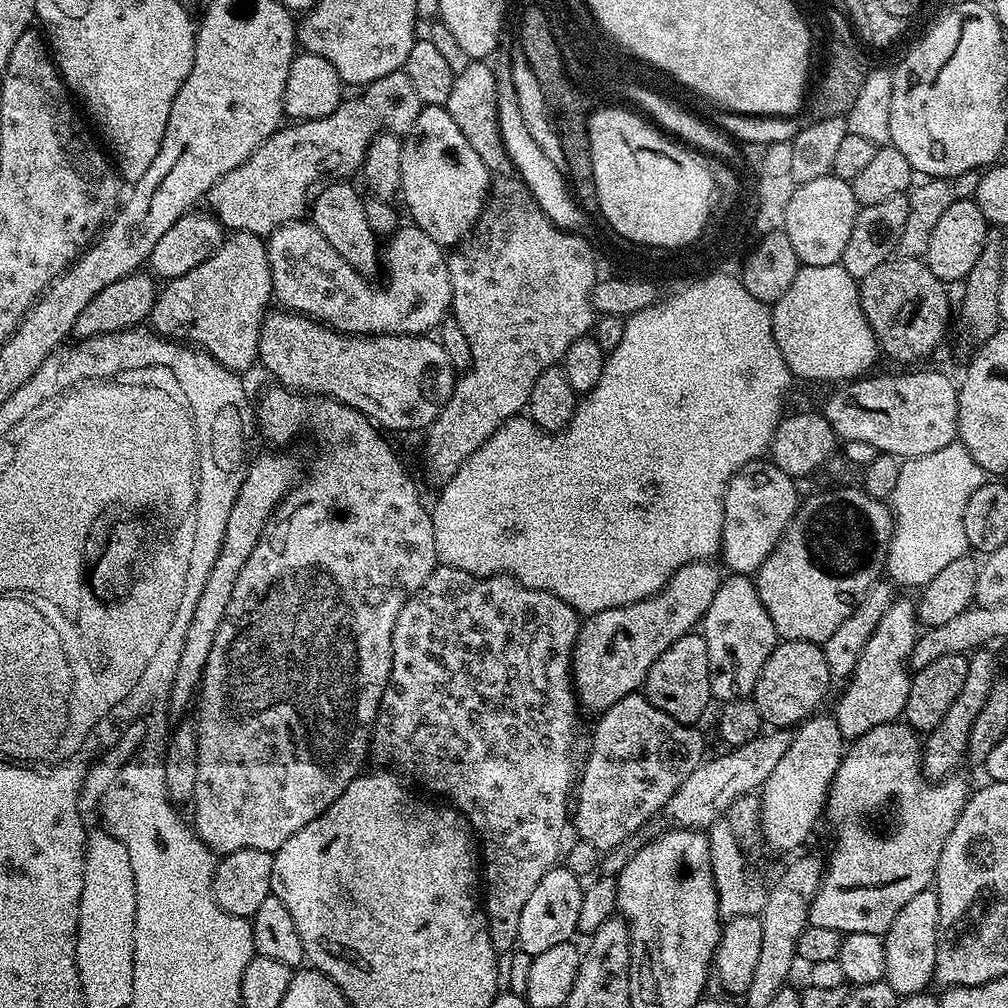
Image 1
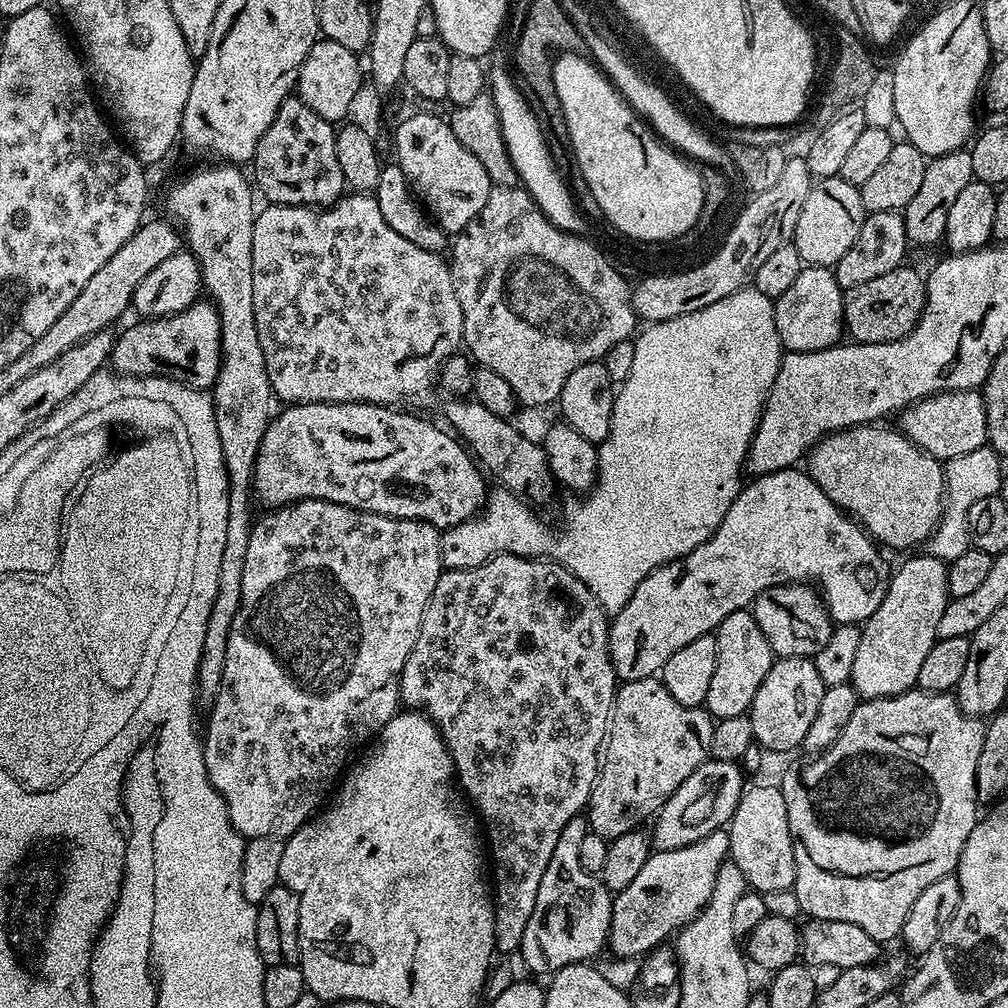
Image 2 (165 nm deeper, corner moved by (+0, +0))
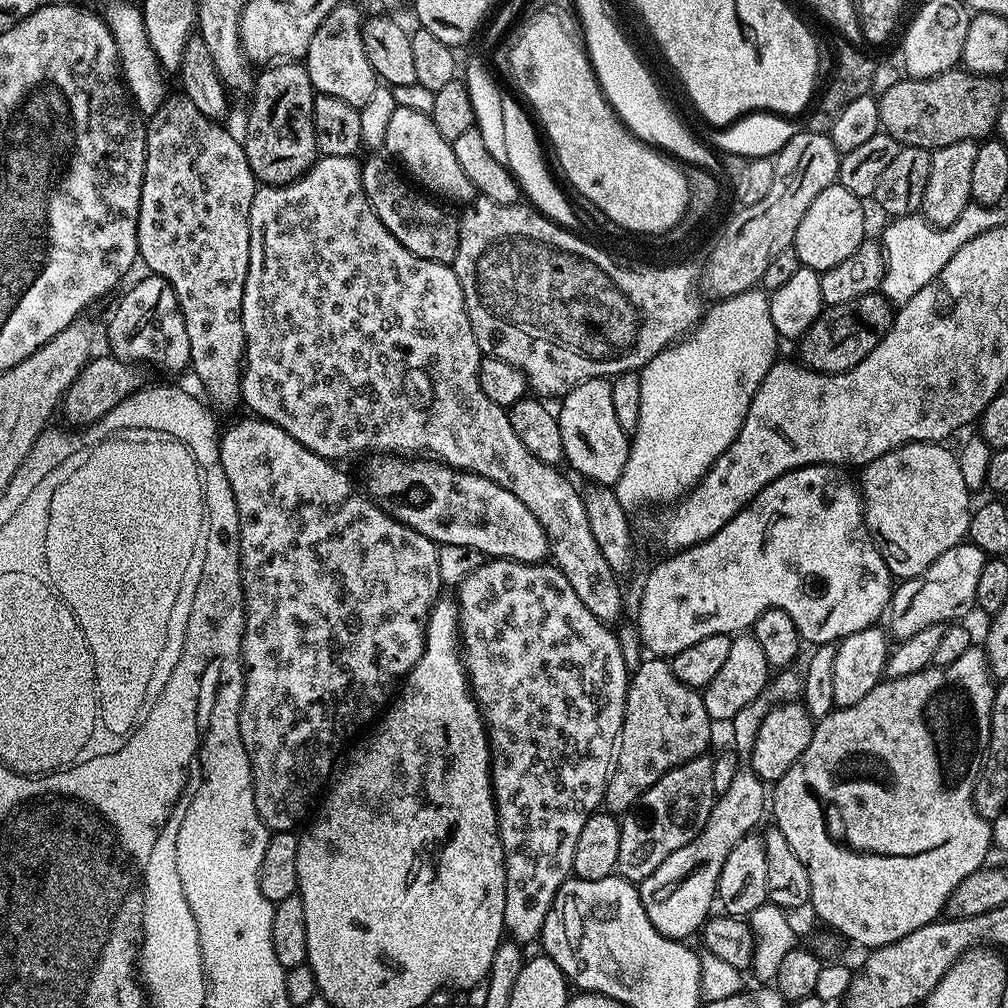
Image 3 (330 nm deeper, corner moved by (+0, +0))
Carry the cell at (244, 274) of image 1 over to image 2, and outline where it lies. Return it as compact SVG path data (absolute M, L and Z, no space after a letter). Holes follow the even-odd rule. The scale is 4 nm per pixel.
M197 302L173 316L144 318L112 341L110 364L121 376L163 374L187 388L211 389L220 369L220 315L211 302Z

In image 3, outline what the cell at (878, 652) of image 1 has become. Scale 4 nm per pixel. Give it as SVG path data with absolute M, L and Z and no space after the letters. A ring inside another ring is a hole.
M971 542L956 544L942 558L909 580L900 580L895 585L891 601L886 609L887 627L897 636L897 641L903 641L918 630L926 630L926 626L935 624L944 626L949 622L959 621L968 611L976 608L976 590L978 588L978 574L986 554ZM948 620L948 621L947 621Z

